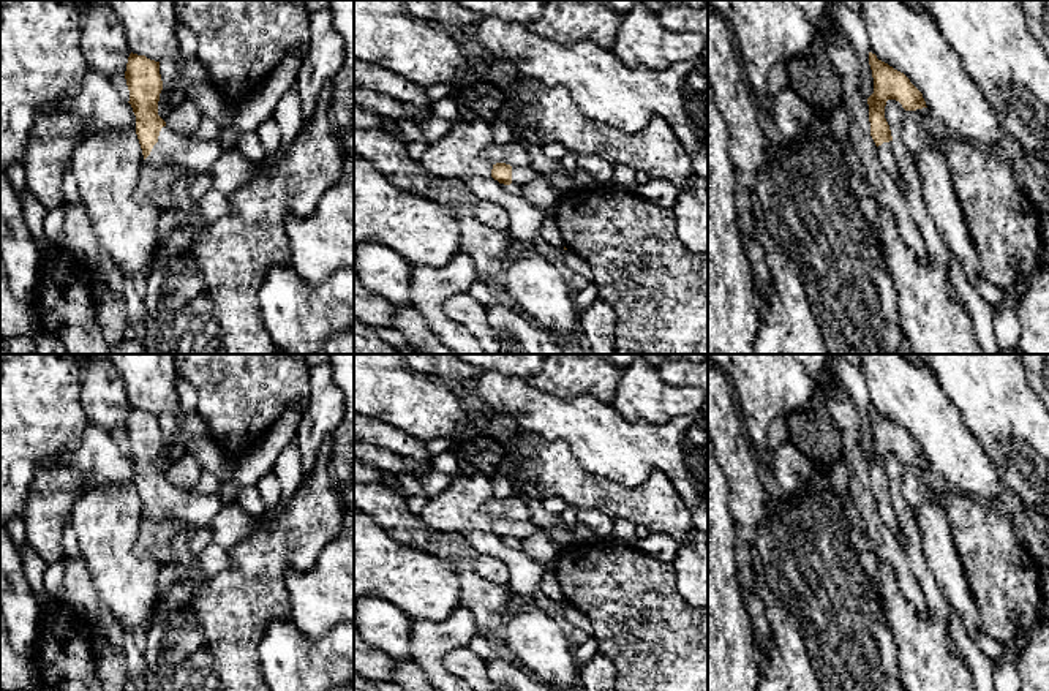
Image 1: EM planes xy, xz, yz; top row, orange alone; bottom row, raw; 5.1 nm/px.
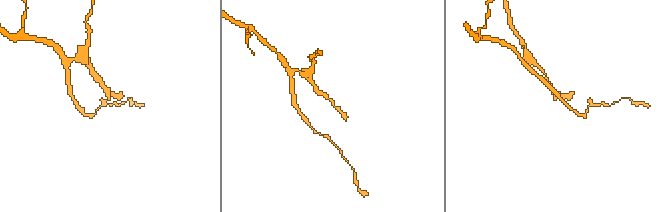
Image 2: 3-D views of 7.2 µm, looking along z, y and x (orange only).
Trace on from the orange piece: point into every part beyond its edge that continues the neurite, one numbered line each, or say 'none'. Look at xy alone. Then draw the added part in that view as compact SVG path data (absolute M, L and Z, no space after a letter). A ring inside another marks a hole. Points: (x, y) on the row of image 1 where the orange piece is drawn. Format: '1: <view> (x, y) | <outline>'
1: xy (191, 155) | M166 125L145 160L158 168L177 166L188 180L191 172L207 172L221 153L220 138L207 141L182 138Z

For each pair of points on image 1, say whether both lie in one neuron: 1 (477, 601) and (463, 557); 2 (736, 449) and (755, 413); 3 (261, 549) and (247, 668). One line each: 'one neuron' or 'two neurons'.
1: one neuron
2: two neurons
3: one neuron

